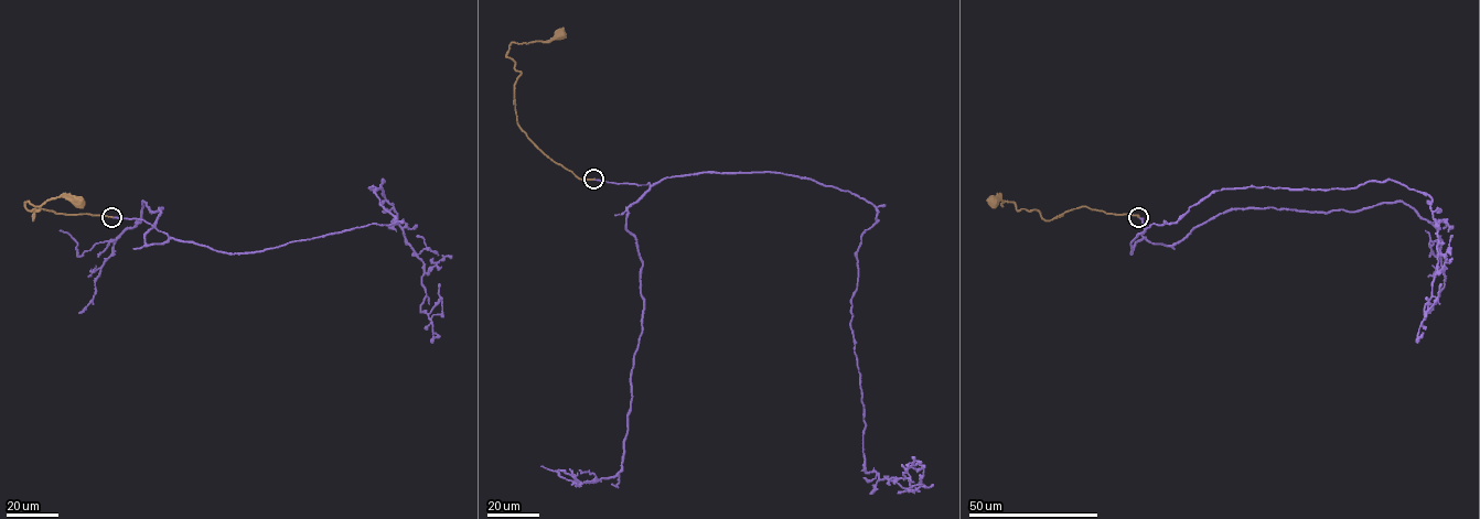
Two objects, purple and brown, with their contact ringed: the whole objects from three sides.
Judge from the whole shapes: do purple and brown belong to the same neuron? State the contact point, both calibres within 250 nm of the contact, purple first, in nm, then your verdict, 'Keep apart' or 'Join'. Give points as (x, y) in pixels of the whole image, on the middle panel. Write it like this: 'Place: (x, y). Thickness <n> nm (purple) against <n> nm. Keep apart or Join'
Place: (593, 179). Thickness 140 nm (purple) against 240 nm. Keep apart

